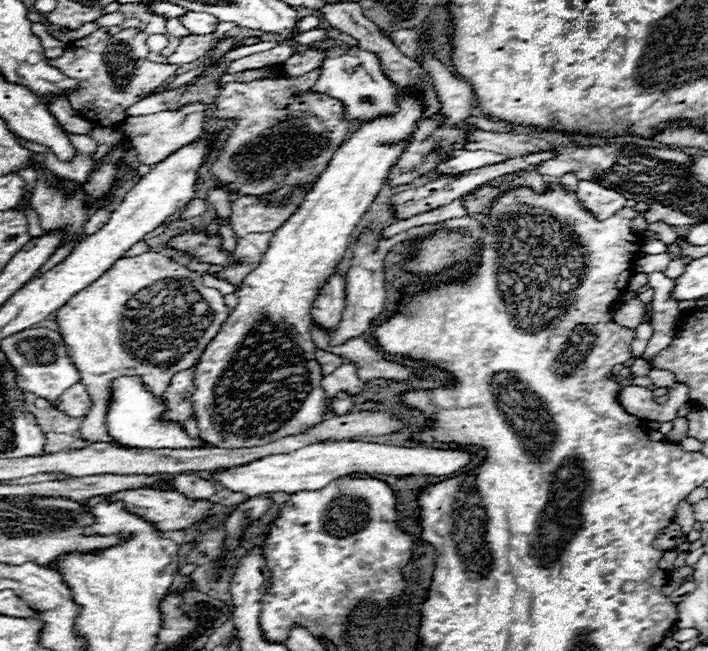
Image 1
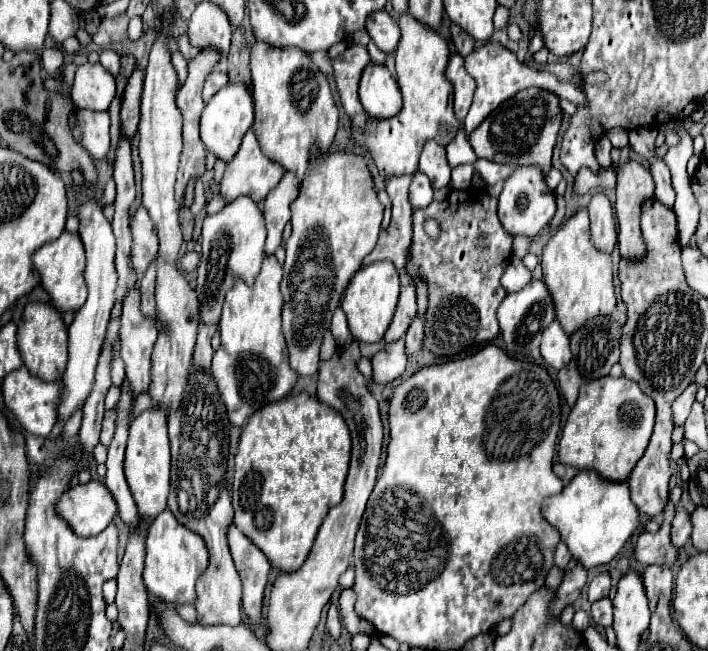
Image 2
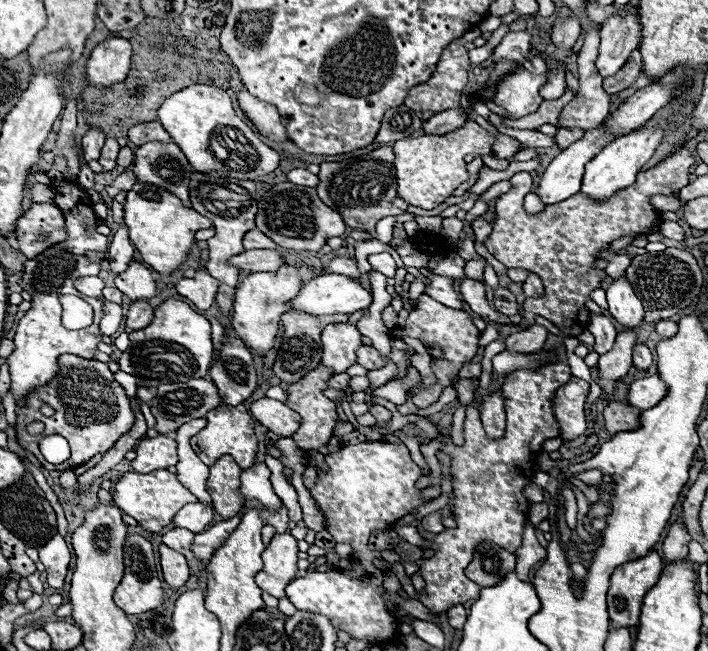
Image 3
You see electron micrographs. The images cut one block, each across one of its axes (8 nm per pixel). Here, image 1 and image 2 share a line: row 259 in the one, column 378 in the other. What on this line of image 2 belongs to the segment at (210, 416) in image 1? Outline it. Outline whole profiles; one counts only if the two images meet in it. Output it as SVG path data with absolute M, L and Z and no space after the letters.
M388 260L372 264L354 274L354 278L350 280L350 284L344 292L344 298L342 298L342 310L348 318L350 332L358 342L374 344L374 342L382 340L382 336L388 330L388 324L392 322L394 312L396 312L398 292L400 292L398 270Z

